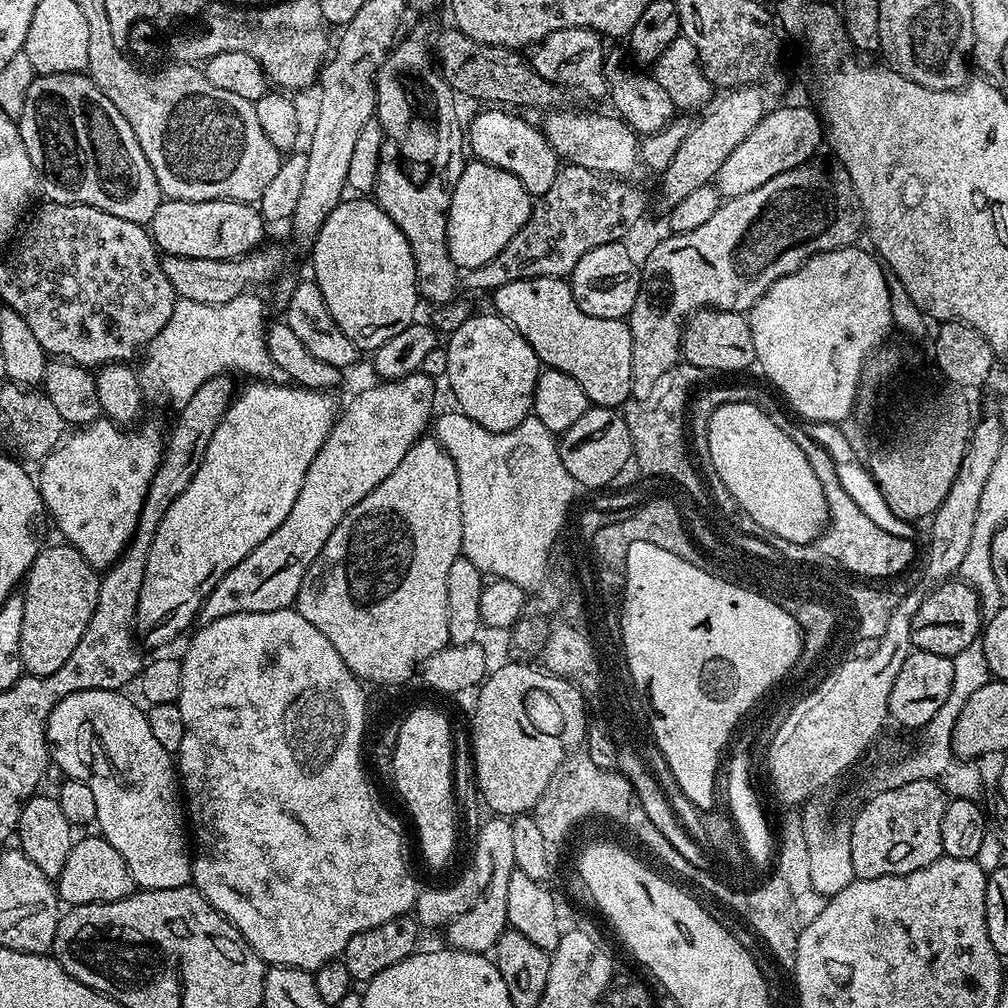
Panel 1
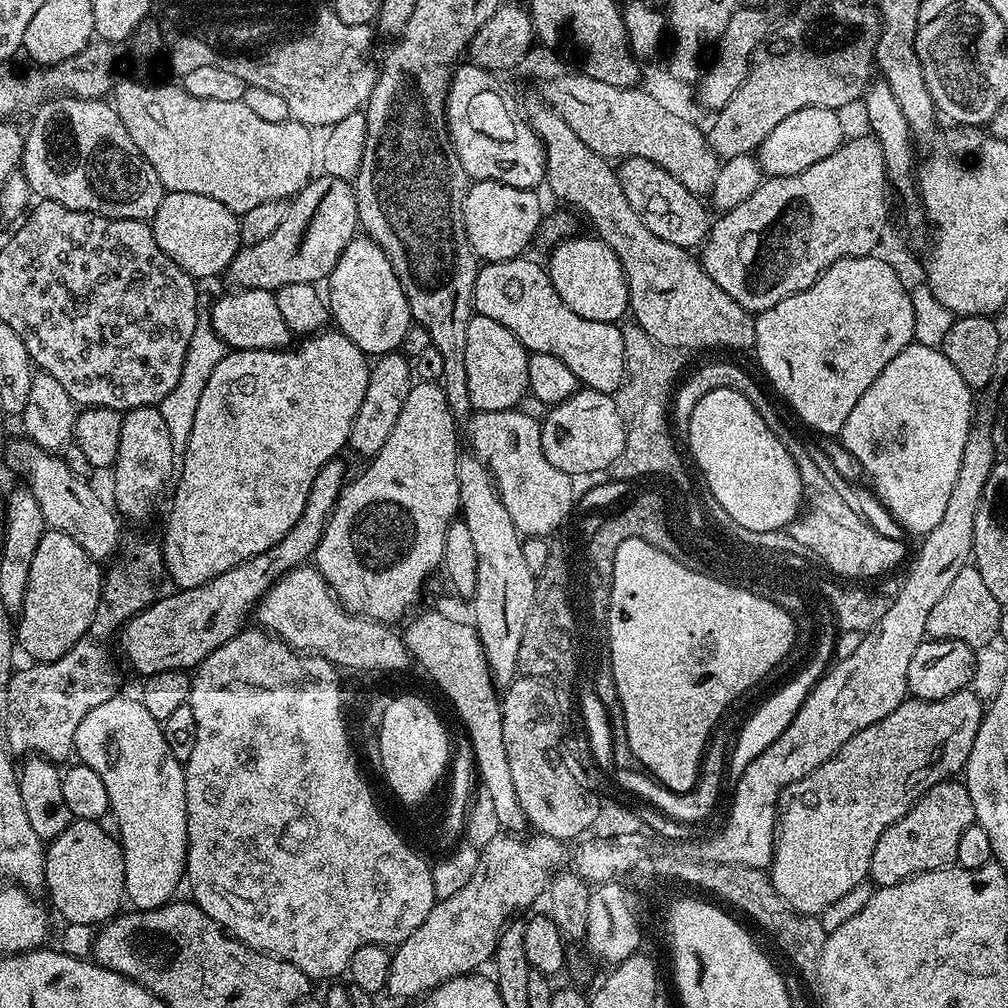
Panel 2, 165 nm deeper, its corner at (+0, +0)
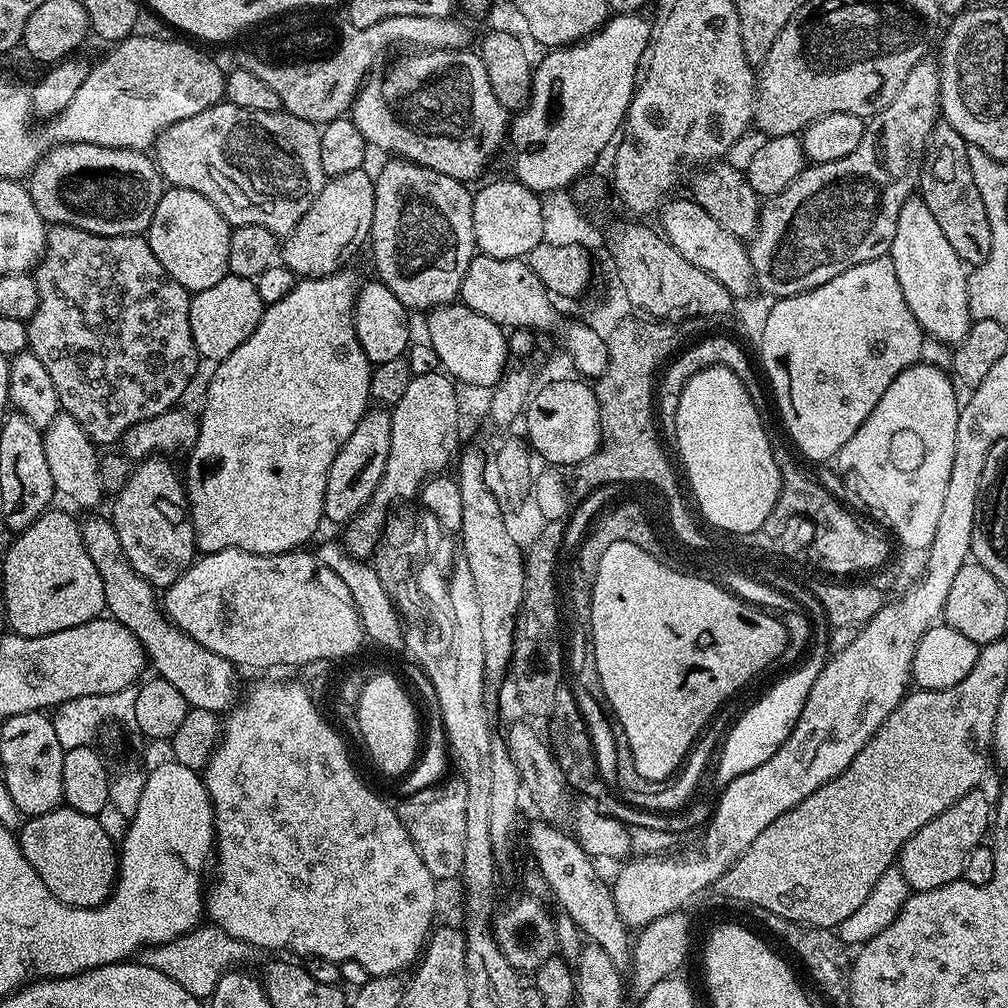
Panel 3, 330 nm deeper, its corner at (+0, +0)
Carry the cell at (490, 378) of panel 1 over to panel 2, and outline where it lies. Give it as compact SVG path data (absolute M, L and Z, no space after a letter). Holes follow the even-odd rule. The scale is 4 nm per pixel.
M473 315L466 330L466 382L470 386L470 402L478 412L501 412L516 408L528 392L529 351L494 318Z

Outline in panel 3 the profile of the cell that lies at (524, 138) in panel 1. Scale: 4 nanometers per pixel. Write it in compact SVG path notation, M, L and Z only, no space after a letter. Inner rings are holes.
M461 49L416 50L413 56L396 60L385 72L369 75L360 87L350 109L350 119L362 130L373 149L392 152L393 157L438 170L455 180L473 182L488 168L500 147L510 136L510 112L494 98L486 66L475 51Z

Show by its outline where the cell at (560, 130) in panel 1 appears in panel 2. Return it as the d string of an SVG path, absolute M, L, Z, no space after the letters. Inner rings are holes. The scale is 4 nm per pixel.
M637 156L625 157L617 167L617 176L622 194L626 194L626 202L634 206L638 218L642 218L651 232L662 238L662 242L674 242L674 246L679 248L696 250L708 239L709 209L706 204L704 209L704 204L700 201L703 199L697 193L686 190L686 186L682 186L678 178L666 173L666 170L649 159Z

